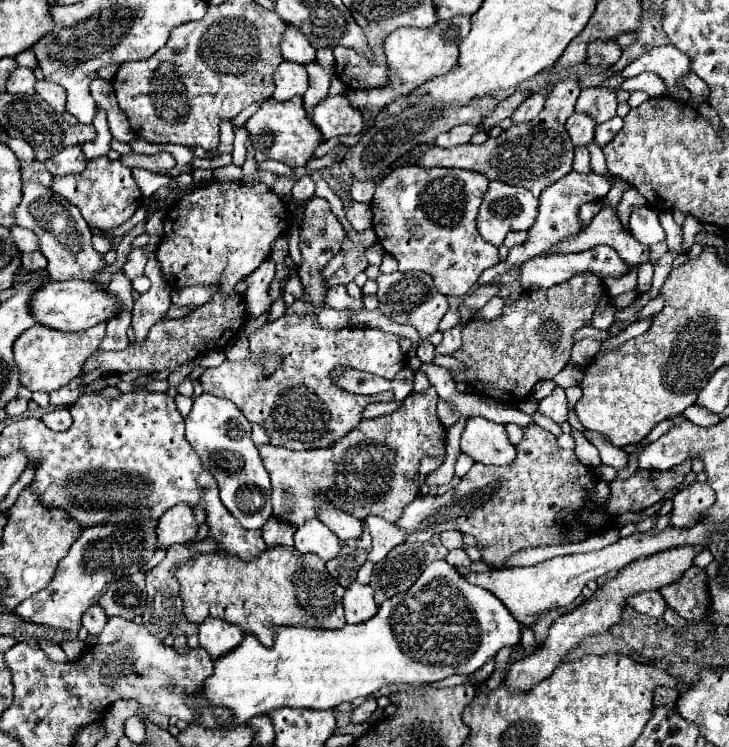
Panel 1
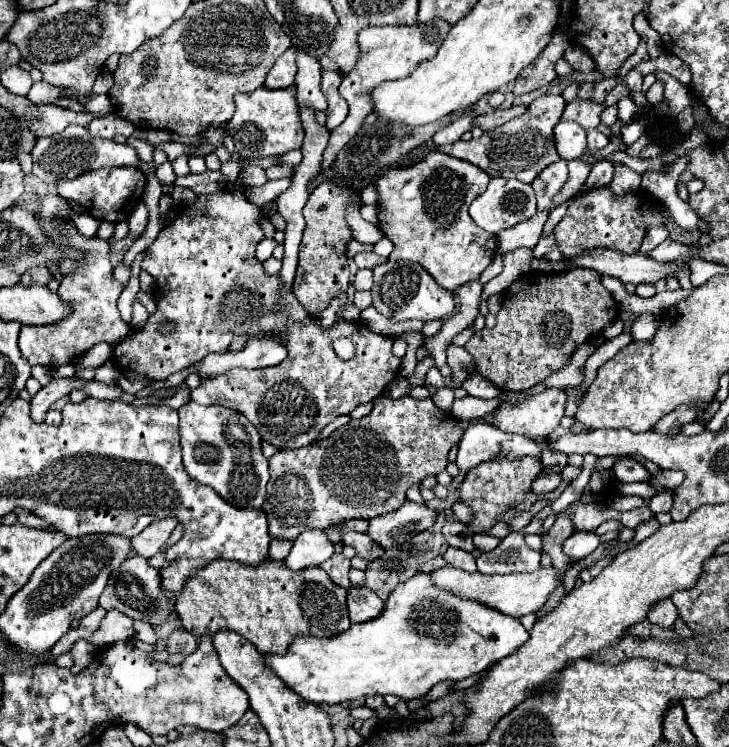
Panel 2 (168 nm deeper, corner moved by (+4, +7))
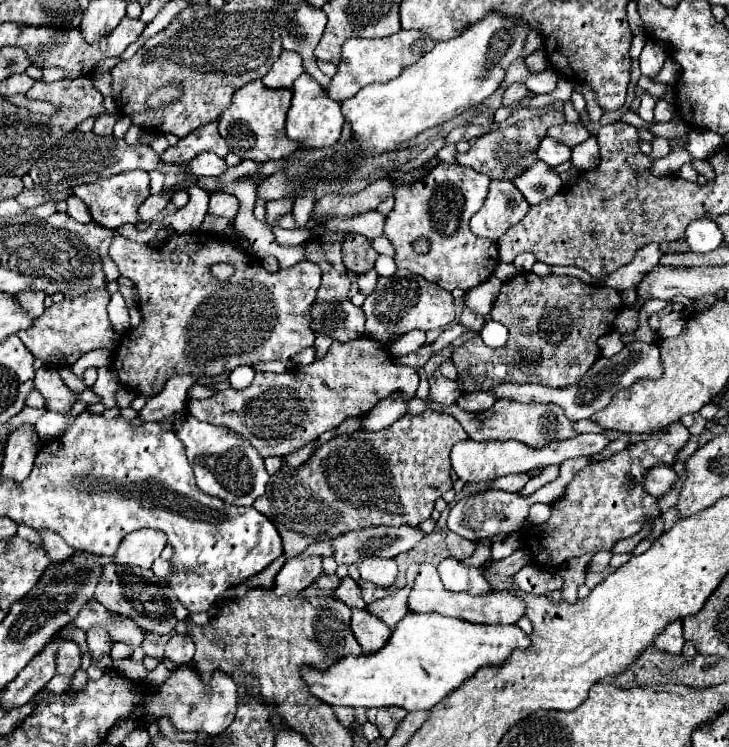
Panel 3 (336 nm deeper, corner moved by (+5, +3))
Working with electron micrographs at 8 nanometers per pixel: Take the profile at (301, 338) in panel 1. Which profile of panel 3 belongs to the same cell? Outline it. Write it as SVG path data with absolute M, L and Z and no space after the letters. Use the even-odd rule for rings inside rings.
M367 335L353 341L333 341L323 359L285 373L255 373L253 383L243 389L217 391L209 399L191 399L187 411L201 421L223 425L241 433L263 457L285 457L321 433L341 425L347 417L369 413L381 399L395 391L415 395L419 375L407 365L397 365L381 341Z

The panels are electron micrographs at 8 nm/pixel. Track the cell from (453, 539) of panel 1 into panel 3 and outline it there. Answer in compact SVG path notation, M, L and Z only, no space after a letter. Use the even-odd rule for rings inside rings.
M447 531L447 549L449 549L451 557L469 559L473 555L473 551L475 551L475 543L465 539L465 537L459 537L457 533Z

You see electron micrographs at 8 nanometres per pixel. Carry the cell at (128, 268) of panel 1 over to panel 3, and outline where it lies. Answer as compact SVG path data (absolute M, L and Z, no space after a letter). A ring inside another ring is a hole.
M119 291L111 297L107 311L109 311L109 321L111 321L113 329L117 333L125 333L129 329L129 311L127 311L127 305L125 305L123 295Z

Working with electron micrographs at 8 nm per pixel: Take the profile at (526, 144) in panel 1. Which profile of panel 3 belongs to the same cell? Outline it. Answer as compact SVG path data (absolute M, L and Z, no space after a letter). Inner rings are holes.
M549 109L547 113L539 115L539 117L531 117L531 119L523 119L511 127L505 129L495 129L491 133L485 133L483 137L477 139L477 143L469 149L469 153L457 153L457 163L473 167L475 171L491 177L491 179L505 179L505 181L513 181L517 175L521 175L523 171L527 171L535 161L537 161L537 147L543 141L543 137L547 135L547 129L555 123L563 123L565 115L561 111Z

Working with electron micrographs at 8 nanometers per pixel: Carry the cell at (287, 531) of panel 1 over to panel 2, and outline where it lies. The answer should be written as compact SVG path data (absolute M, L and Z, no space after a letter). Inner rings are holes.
M274 539L272 545L270 545L268 559L272 559L272 561L284 561L286 555L290 553L290 549L292 549L292 541L278 541L278 539Z

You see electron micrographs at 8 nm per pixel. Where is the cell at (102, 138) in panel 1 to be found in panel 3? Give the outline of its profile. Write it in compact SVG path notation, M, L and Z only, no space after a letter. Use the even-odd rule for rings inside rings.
M101 115L101 117L97 117L93 131L97 135L111 135L113 133L113 125L115 125L117 119L119 119L119 115Z

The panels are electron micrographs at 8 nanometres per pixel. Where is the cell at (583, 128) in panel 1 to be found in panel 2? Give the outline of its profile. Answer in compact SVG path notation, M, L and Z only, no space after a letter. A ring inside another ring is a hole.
M560 121L554 129L554 141L564 161L578 159L586 151L586 131L574 121Z

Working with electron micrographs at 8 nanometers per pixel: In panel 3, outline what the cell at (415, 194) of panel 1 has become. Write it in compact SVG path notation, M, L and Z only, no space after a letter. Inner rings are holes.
M439 163L421 181L415 181L411 185L397 185L393 189L395 207L387 215L387 221L385 221L385 237L395 247L395 265L399 269L409 269L409 271L417 273L417 275L425 277L427 281L431 281L431 283L447 289L447 291L453 291L457 287L469 291L469 289L477 287L479 283L483 283L485 279L489 279L493 275L495 267L499 265L497 243L491 239L483 239L483 237L471 233L471 229L469 229L469 219L483 205L483 201L487 197L489 183L491 183L491 179L487 175L475 173L475 169L471 169L471 167L463 167L459 163ZM419 237L429 239L429 251L427 253L415 253L413 251L413 243Z

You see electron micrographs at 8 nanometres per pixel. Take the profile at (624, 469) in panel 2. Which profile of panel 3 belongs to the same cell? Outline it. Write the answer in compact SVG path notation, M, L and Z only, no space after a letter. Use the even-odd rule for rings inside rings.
M653 467L653 469L647 469L645 475L643 475L643 489L653 495L653 497L659 497L663 493L669 491L669 487L673 485L673 481L677 479L677 473L673 471L673 467Z

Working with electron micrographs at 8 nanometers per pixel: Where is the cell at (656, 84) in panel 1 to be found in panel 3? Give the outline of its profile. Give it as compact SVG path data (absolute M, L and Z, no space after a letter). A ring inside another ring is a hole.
M649 93L641 95L639 115L641 115L641 119L645 119L647 123L651 123L651 121L653 121L653 109L655 109L655 103L657 103L657 99L655 99L653 95L649 95Z

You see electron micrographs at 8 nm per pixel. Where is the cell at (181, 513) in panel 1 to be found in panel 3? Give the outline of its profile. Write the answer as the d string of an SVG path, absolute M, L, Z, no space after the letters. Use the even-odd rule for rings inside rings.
M139 529L121 541L115 553L115 563L149 569L153 561L161 555L165 545L167 545L167 535L163 531Z

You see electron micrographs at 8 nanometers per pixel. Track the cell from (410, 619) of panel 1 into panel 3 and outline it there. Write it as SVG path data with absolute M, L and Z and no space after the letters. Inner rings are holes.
M409 611L393 629L389 641L375 653L347 655L333 663L329 669L317 669L313 665L301 667L301 677L307 683L313 697L327 705L347 705L347 707L389 707L397 705L407 711L431 709L451 691L459 689L467 679L471 679L483 665L503 663L513 649L525 649L529 637L517 625L479 625L467 623L463 619L449 619L439 613L415 613Z

